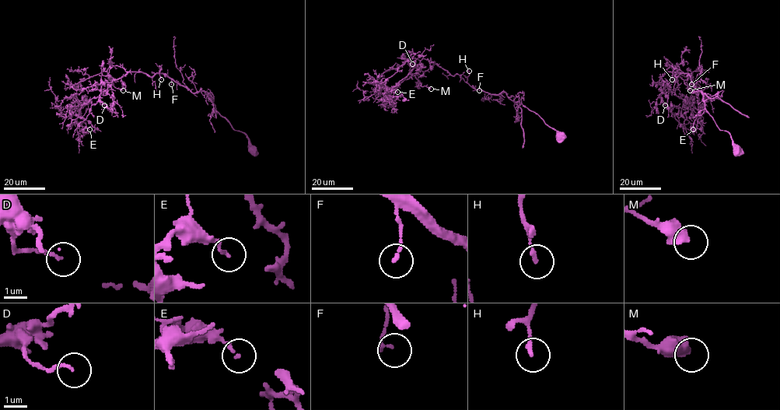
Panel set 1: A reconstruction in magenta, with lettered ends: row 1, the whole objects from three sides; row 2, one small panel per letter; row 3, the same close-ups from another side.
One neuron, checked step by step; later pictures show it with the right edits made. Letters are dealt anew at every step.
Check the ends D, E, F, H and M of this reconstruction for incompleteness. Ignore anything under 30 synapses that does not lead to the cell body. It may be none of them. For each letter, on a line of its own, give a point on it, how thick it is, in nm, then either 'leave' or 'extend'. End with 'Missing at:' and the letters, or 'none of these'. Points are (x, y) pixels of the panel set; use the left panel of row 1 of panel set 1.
D: place (104, 105); calibre 130 nm; leave
E: place (89, 129); calibre 140 nm; leave
F: place (171, 84); calibre 150 nm; leave
H: place (161, 79); calibre 160 nm; leave
M: place (123, 90); calibre 500 nm; leave
Missing at: none of these

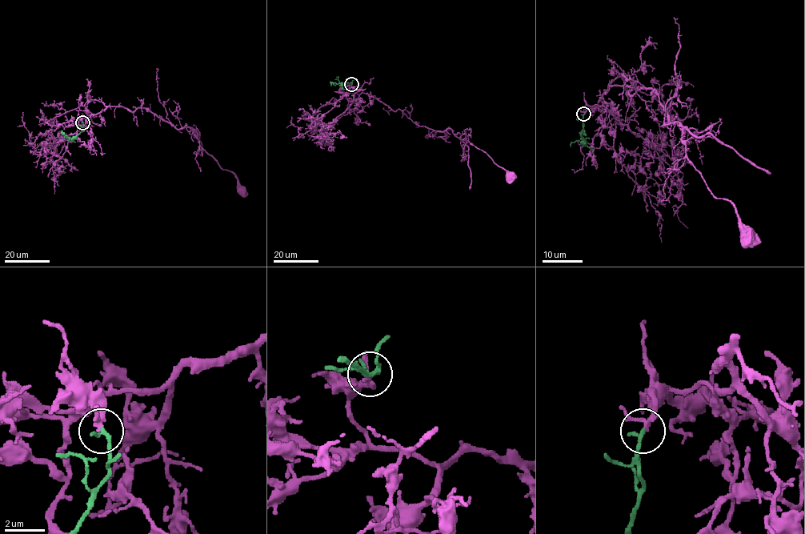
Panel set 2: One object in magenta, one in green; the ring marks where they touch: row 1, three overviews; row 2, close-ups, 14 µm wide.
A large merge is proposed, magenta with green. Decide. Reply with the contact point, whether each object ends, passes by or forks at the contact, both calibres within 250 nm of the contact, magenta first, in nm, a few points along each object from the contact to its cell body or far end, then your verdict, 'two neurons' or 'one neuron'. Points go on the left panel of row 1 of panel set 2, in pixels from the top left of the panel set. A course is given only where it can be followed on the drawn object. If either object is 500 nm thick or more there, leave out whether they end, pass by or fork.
(82, 122) | magenta passes by | green ends | 190/240 nm | magenta via (82, 122), (80, 118), (110, 106), (144, 108), (177, 129), (191, 129), (242, 189) | green via (82, 122), (81, 131), (71, 139), (62, 130) | one neuron

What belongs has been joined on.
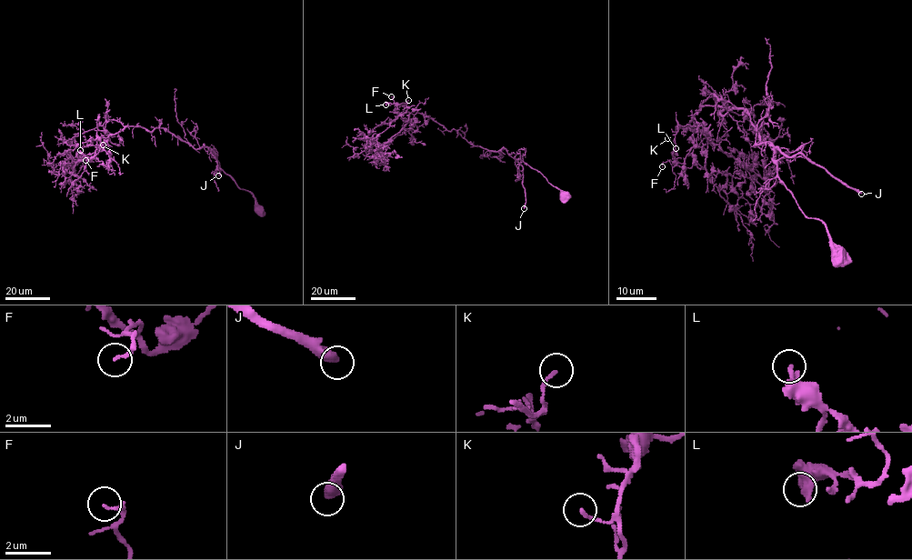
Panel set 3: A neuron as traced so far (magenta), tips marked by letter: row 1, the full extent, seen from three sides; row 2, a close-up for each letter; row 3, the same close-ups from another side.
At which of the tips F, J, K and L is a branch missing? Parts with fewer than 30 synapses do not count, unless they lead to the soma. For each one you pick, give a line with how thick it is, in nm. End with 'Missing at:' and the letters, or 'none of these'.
J: 440 nm thick
Missing at: J

